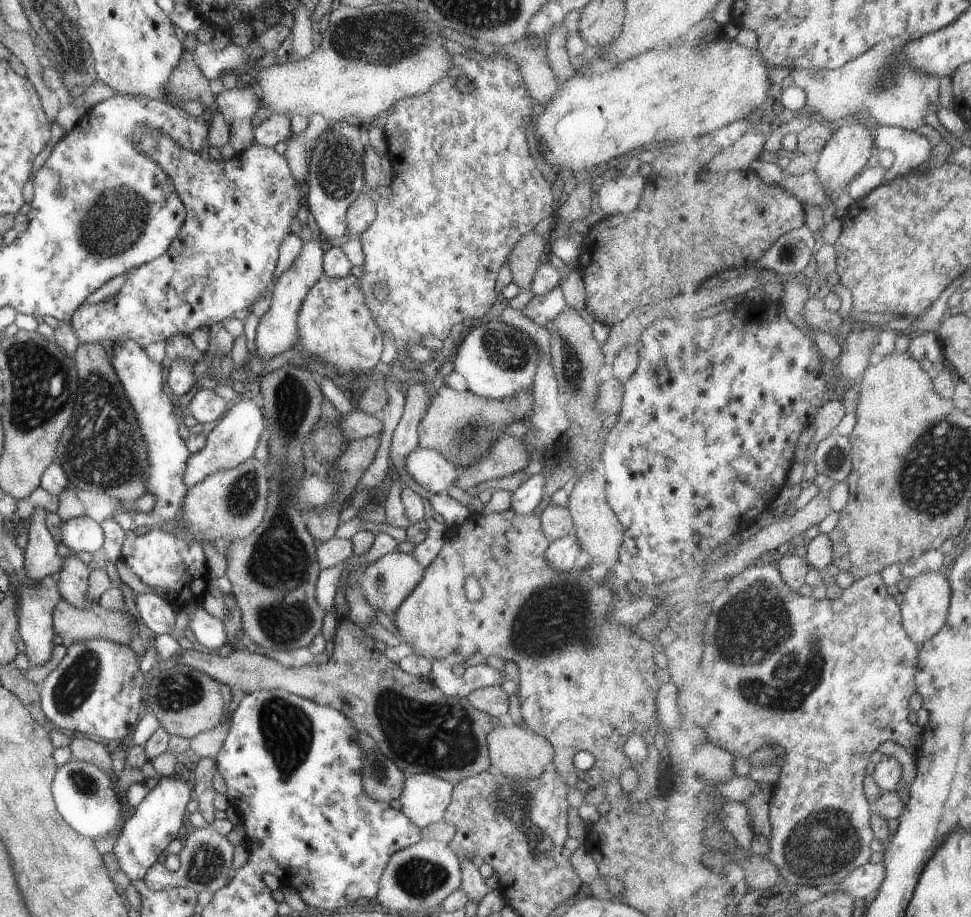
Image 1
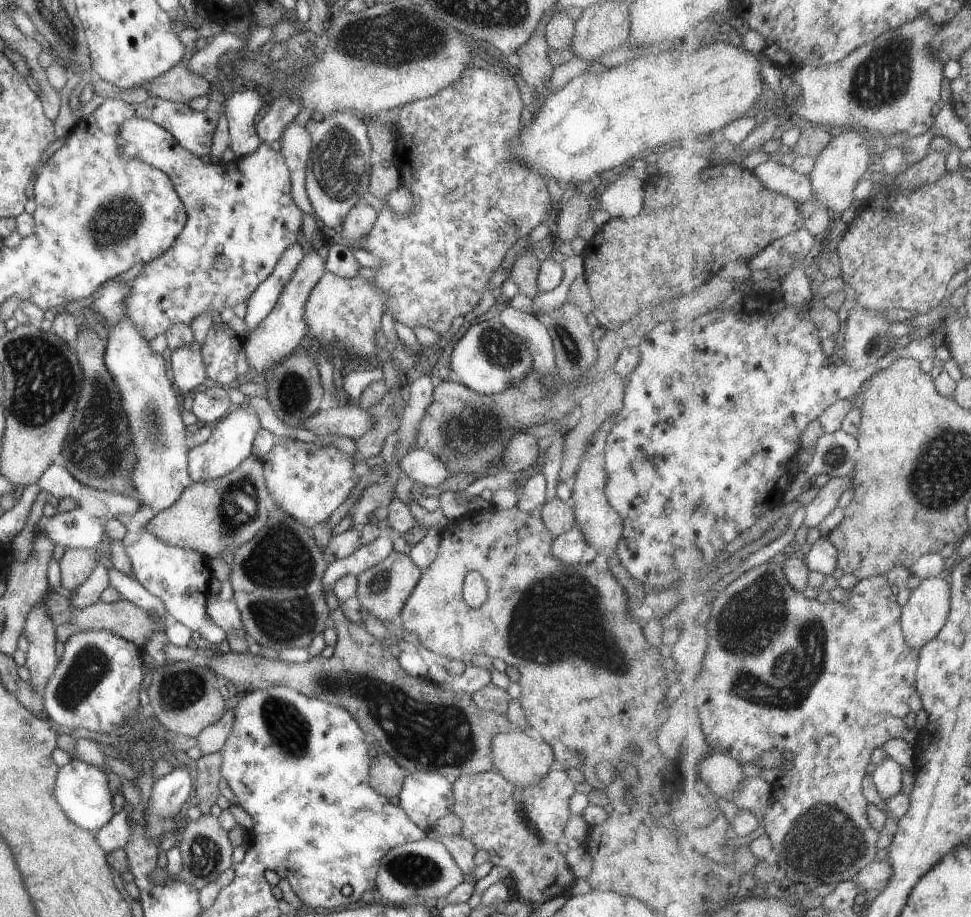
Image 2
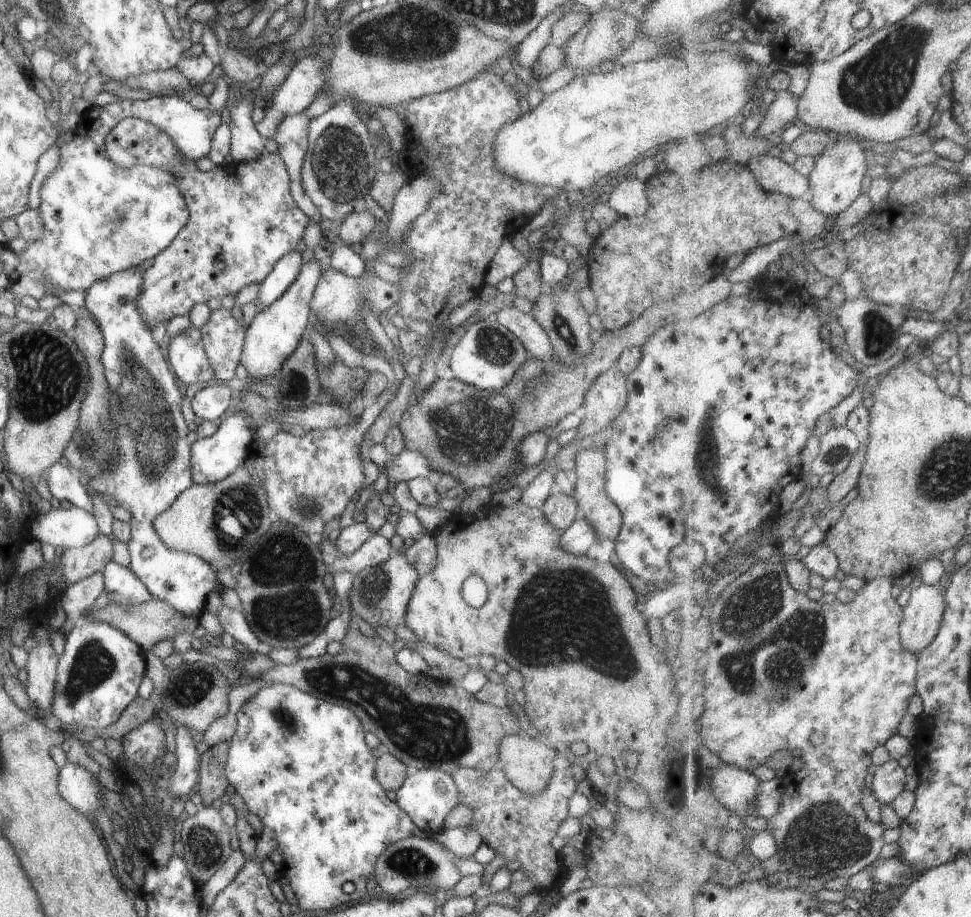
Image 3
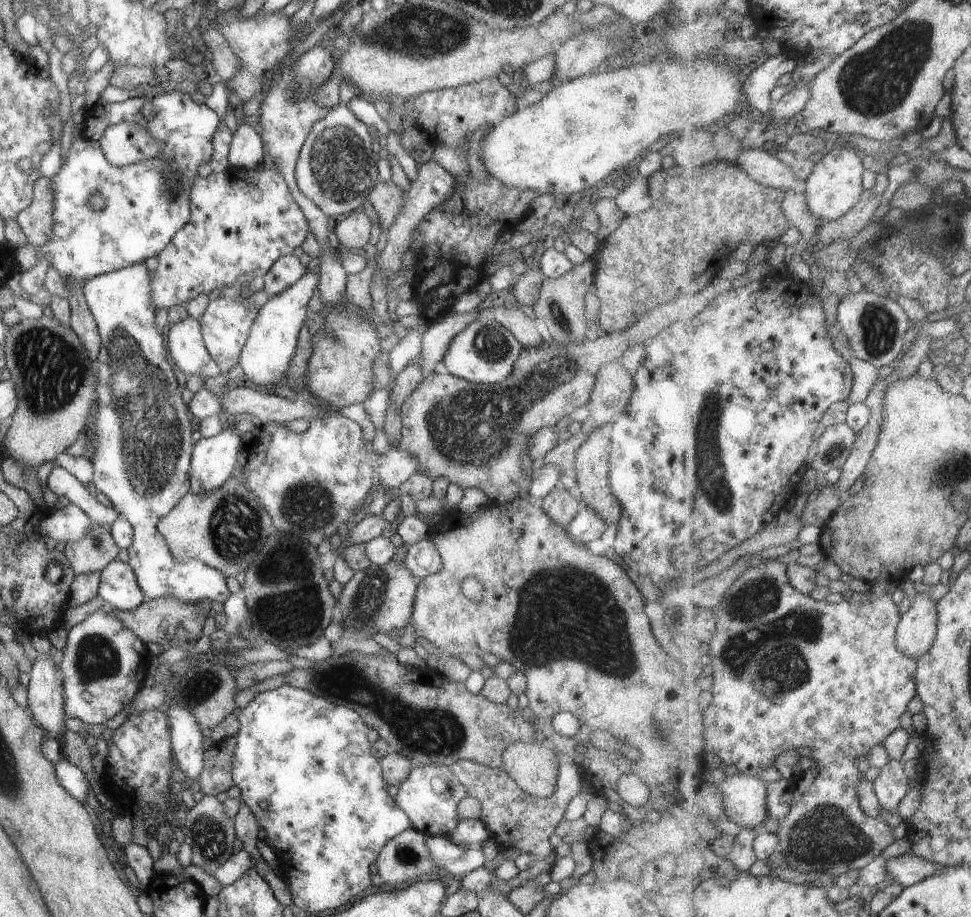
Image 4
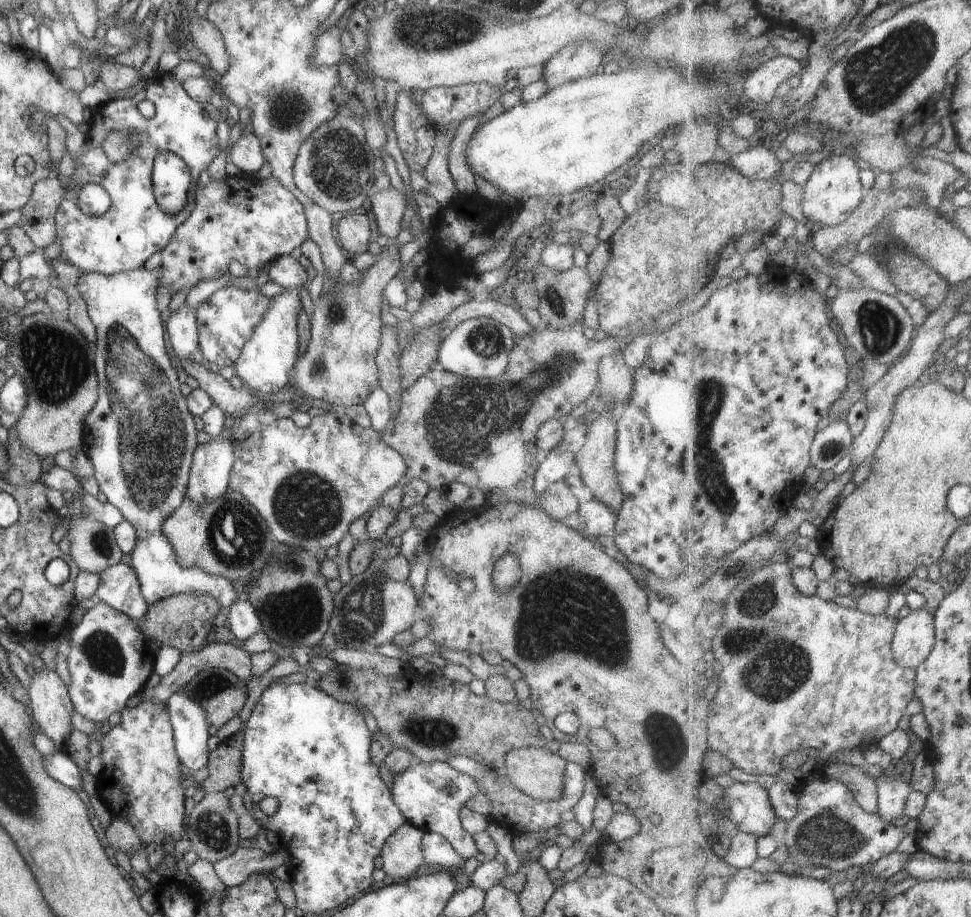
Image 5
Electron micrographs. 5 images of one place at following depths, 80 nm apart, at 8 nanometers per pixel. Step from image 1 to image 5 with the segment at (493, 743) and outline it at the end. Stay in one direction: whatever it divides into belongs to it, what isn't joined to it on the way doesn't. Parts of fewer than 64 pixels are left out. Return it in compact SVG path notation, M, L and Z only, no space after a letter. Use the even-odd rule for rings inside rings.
M519 747L512 748L505 753L502 770L507 773L510 783L523 794L537 800L554 801L562 794L562 780L566 763L559 754L553 754L546 748Z

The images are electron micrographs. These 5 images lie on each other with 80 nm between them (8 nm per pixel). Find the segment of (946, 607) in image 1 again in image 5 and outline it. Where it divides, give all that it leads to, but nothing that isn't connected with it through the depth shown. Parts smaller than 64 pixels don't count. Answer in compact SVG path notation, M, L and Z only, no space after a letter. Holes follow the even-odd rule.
M927 608L911 611L909 616L899 619L894 634L894 657L903 668L918 670L931 656L936 643L935 614L929 614Z

